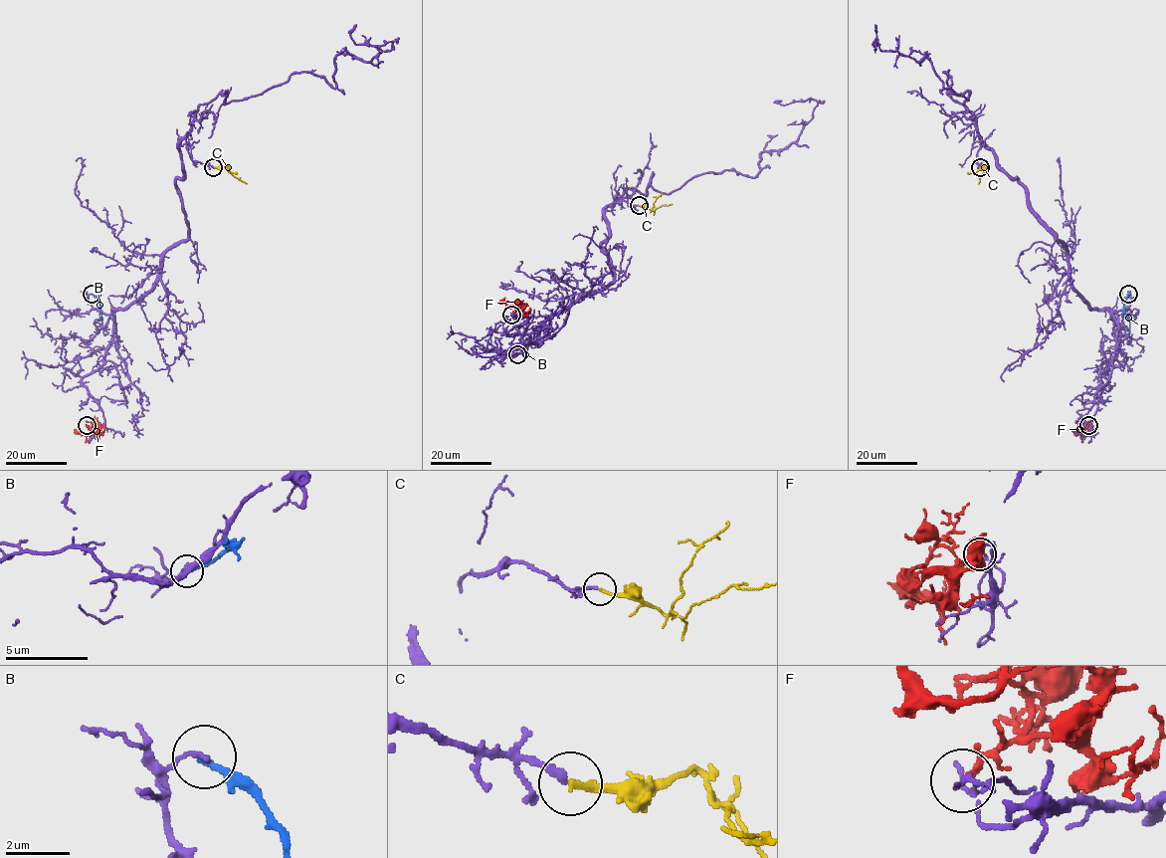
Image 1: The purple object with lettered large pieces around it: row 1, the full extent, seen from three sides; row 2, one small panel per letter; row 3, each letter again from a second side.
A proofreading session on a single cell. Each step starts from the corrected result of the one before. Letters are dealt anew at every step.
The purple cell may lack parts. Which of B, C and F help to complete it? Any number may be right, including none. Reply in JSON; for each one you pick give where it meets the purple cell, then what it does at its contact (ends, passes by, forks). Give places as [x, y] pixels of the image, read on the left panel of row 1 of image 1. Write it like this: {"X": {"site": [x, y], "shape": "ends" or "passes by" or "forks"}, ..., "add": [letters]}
{"C": {"site": [213, 167], "shape": "ends"}, "add": ["C"]}

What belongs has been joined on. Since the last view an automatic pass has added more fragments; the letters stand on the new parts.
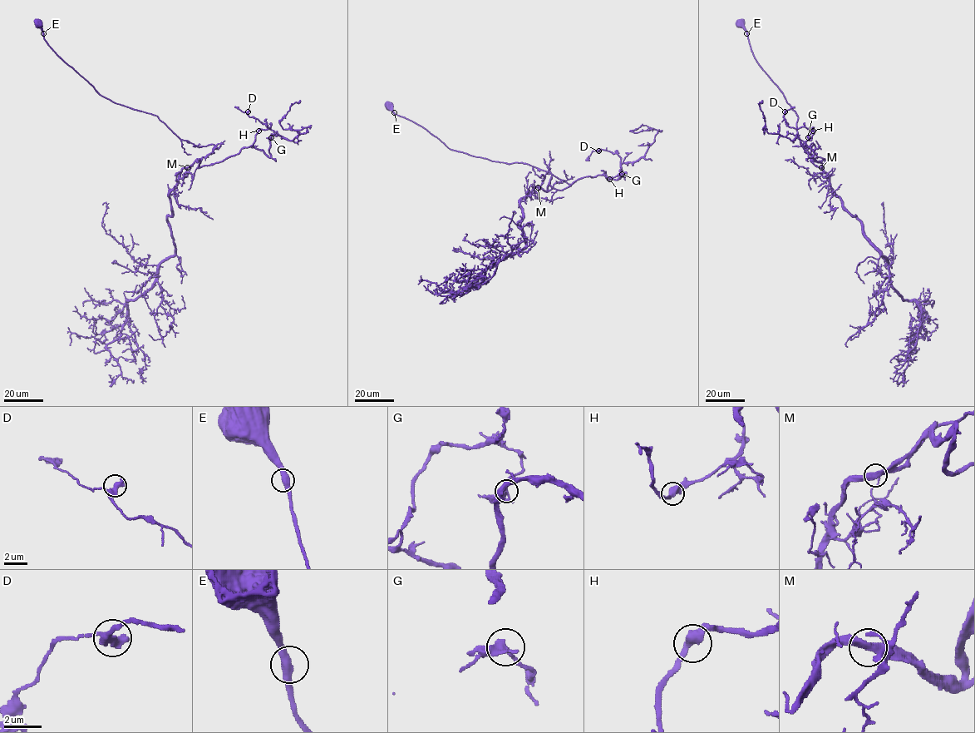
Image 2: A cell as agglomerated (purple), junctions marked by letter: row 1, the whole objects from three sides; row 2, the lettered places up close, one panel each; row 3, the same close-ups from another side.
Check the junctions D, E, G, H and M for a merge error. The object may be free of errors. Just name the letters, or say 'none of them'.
none of them

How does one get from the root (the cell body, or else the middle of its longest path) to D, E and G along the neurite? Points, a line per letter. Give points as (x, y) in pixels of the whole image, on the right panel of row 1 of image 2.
D: (737, 22), (823, 165), (805, 142), (814, 131), (790, 127), (785, 111)
E: (737, 22), (746, 33)
G: (737, 22), (795, 111), (798, 137), (824, 159), (812, 160), (820, 167), (805, 142), (811, 129), (808, 137)

